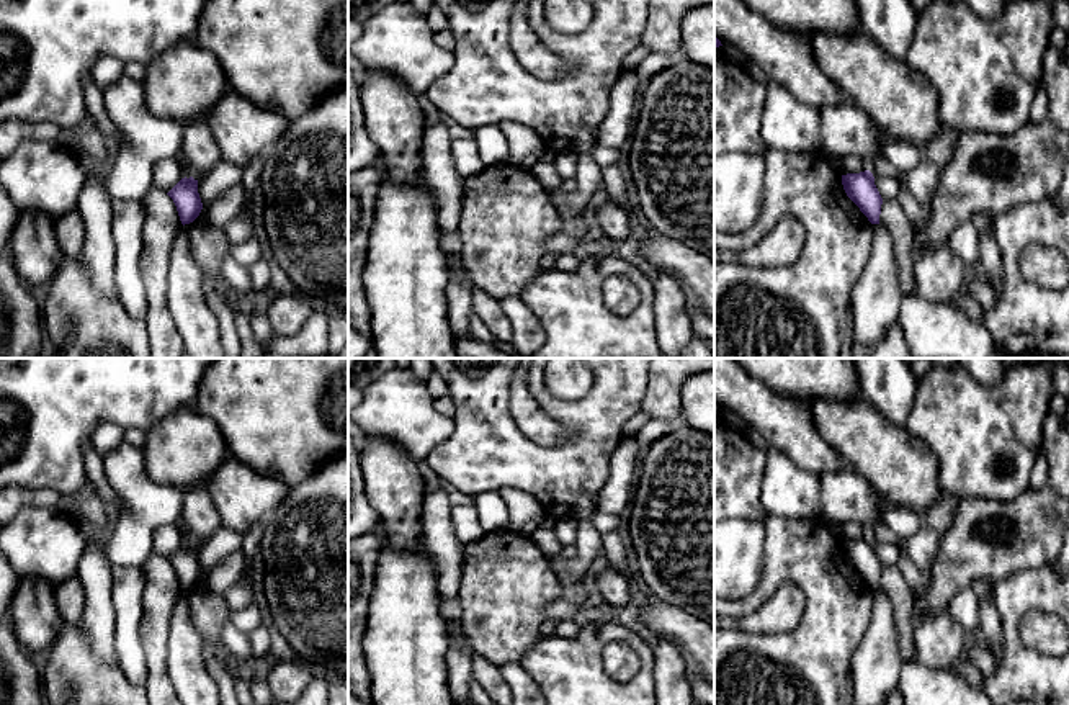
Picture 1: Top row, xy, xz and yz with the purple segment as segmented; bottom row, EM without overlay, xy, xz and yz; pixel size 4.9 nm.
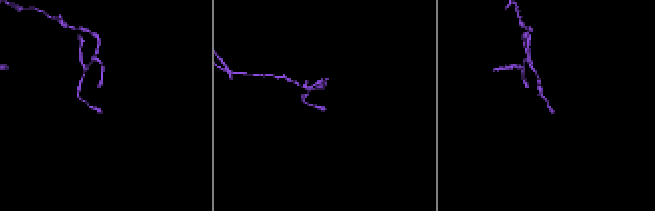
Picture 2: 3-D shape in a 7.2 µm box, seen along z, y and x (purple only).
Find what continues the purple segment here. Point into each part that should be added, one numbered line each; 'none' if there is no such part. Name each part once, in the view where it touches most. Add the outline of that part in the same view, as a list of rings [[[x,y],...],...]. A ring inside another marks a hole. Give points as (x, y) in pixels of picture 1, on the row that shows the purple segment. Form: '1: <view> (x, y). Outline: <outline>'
none

